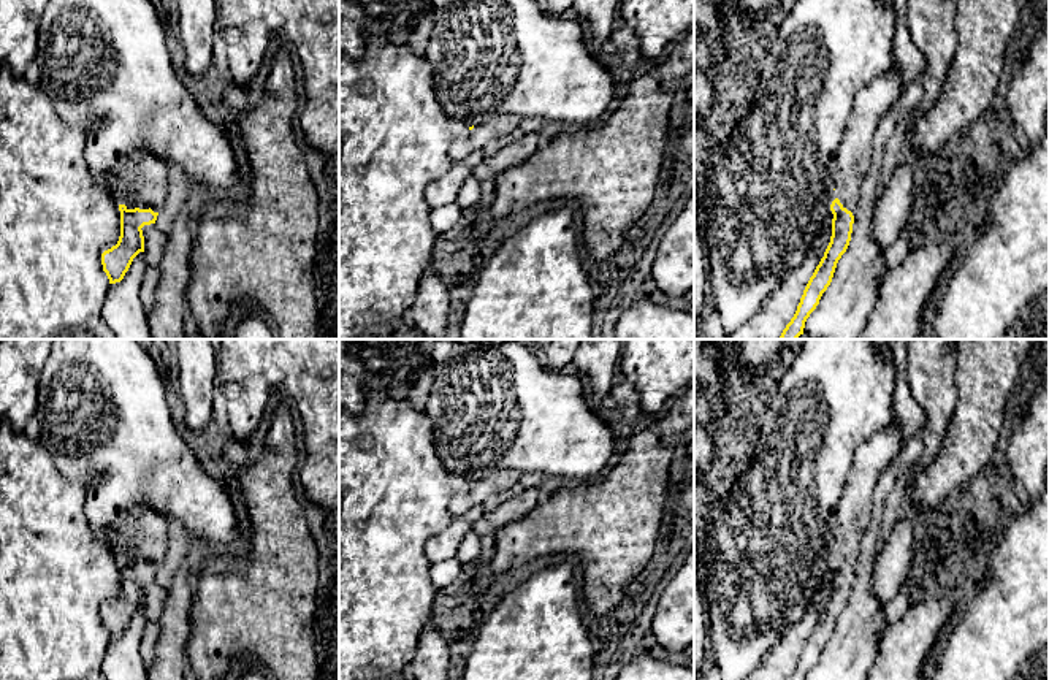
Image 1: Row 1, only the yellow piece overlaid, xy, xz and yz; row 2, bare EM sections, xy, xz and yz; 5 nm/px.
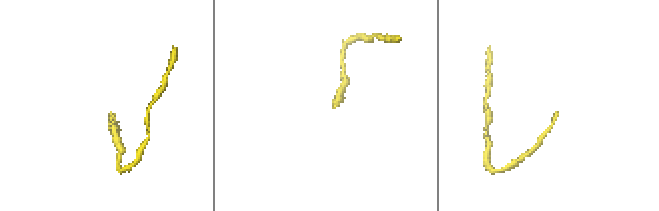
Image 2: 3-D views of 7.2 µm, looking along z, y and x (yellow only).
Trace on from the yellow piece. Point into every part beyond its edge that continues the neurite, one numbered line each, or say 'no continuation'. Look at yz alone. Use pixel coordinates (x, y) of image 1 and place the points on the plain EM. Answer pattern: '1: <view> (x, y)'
1: yz (854, 509)

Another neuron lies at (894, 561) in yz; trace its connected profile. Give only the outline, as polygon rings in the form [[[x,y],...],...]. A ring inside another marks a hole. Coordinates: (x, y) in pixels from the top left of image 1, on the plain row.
[[[906,495],[903,509],[898,512],[895,526],[876,563],[873,594],[883,606],[892,602],[910,572],[914,518],[916,512],[910,507]]]

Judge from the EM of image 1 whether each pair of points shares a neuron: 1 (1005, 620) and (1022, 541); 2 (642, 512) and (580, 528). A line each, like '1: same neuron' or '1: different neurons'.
1: same neuron
2: same neuron

